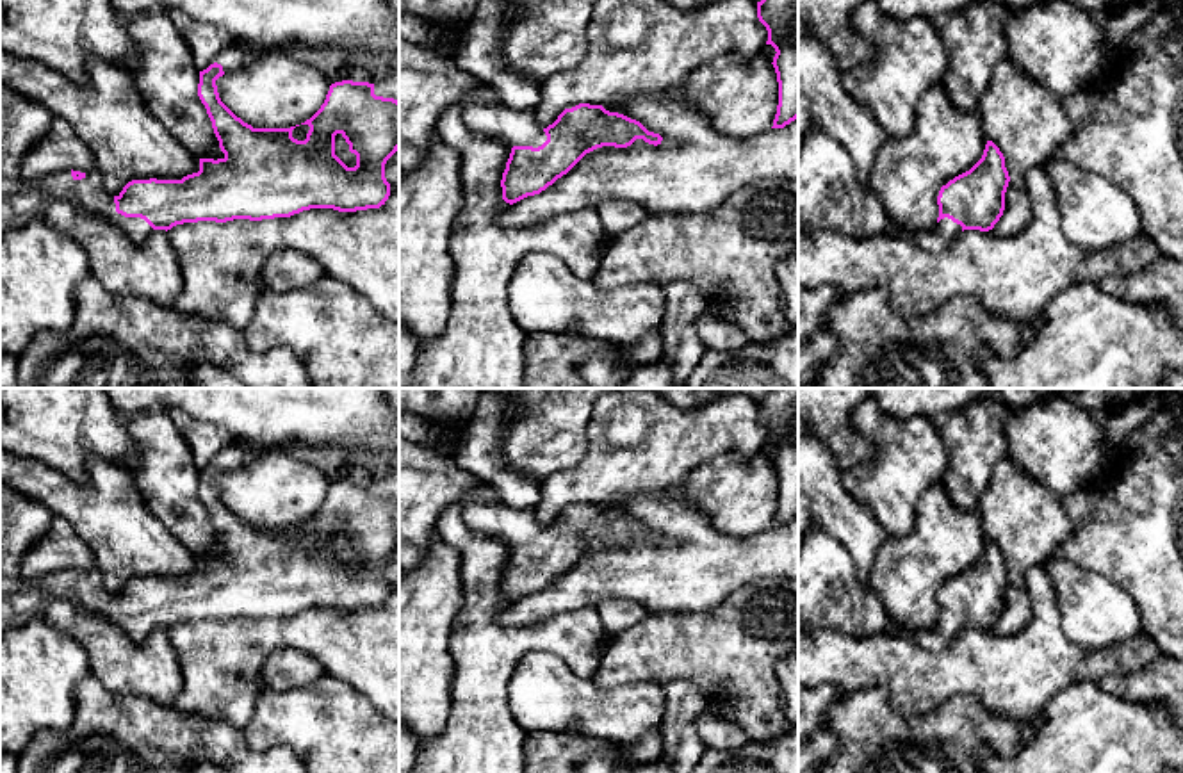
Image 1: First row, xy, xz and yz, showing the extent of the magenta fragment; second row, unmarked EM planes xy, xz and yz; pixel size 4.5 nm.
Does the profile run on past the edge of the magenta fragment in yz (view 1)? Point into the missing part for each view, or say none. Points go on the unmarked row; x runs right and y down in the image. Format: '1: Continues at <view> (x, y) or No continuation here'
1: Continues at yz (936, 638)

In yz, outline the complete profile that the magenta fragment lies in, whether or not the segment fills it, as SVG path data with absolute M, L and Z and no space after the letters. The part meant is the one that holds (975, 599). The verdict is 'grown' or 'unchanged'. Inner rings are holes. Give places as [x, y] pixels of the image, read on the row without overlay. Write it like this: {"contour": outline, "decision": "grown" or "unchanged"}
{"contour": "M987 540L982 557L941 586L937 622L914 639L923 648L939 652L964 629L992 629L1003 614L1008 581L1003 552Z", "decision": "grown"}

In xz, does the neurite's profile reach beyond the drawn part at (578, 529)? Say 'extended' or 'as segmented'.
extended

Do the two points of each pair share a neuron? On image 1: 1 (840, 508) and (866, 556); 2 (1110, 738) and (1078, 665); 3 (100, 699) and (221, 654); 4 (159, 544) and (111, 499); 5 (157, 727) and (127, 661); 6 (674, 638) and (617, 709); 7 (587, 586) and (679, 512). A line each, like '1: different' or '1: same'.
1: same
2: different
3: different
4: same
5: different
6: different
7: same

